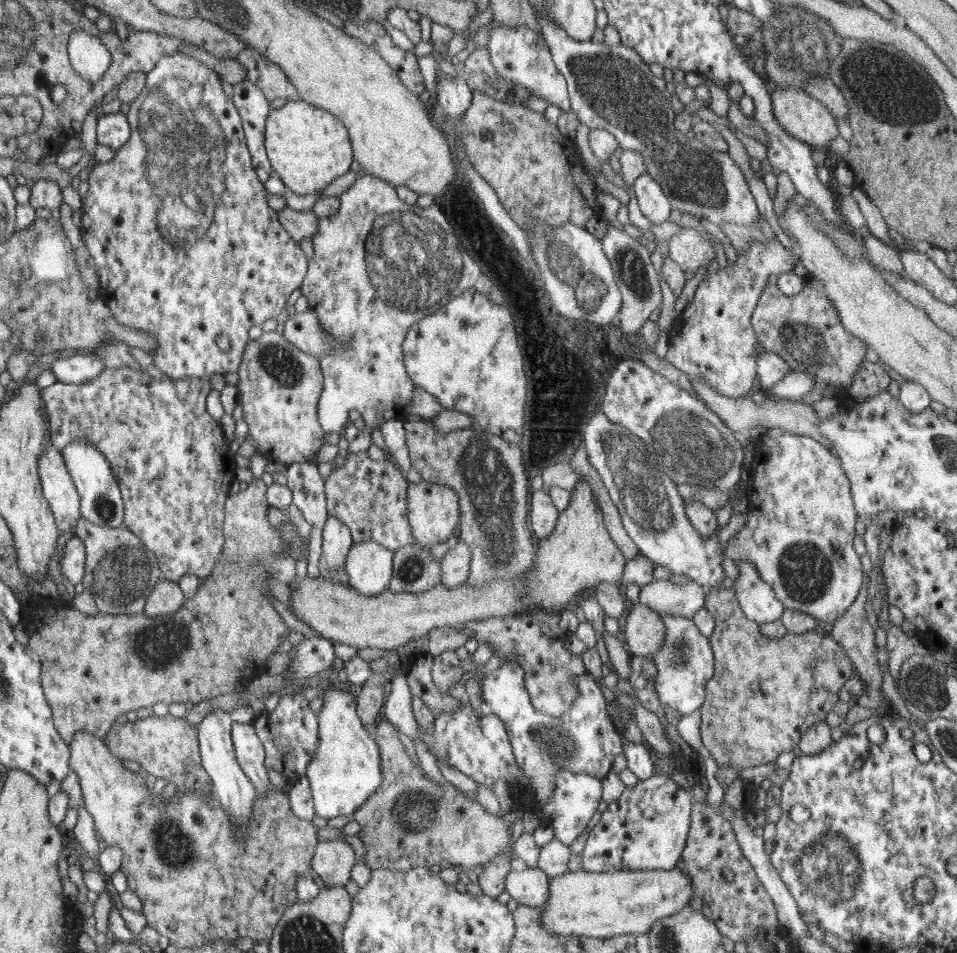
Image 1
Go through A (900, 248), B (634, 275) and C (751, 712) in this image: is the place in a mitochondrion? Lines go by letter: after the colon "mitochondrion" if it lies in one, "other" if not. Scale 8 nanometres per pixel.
A: other
B: mitochondrion
C: other

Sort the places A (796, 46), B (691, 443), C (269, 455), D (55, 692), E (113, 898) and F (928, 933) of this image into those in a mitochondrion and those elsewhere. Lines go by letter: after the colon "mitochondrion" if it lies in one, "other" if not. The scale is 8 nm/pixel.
A: mitochondrion
B: mitochondrion
C: other
D: other
E: other
F: other

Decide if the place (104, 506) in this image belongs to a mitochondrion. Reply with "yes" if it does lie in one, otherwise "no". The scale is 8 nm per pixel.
yes

